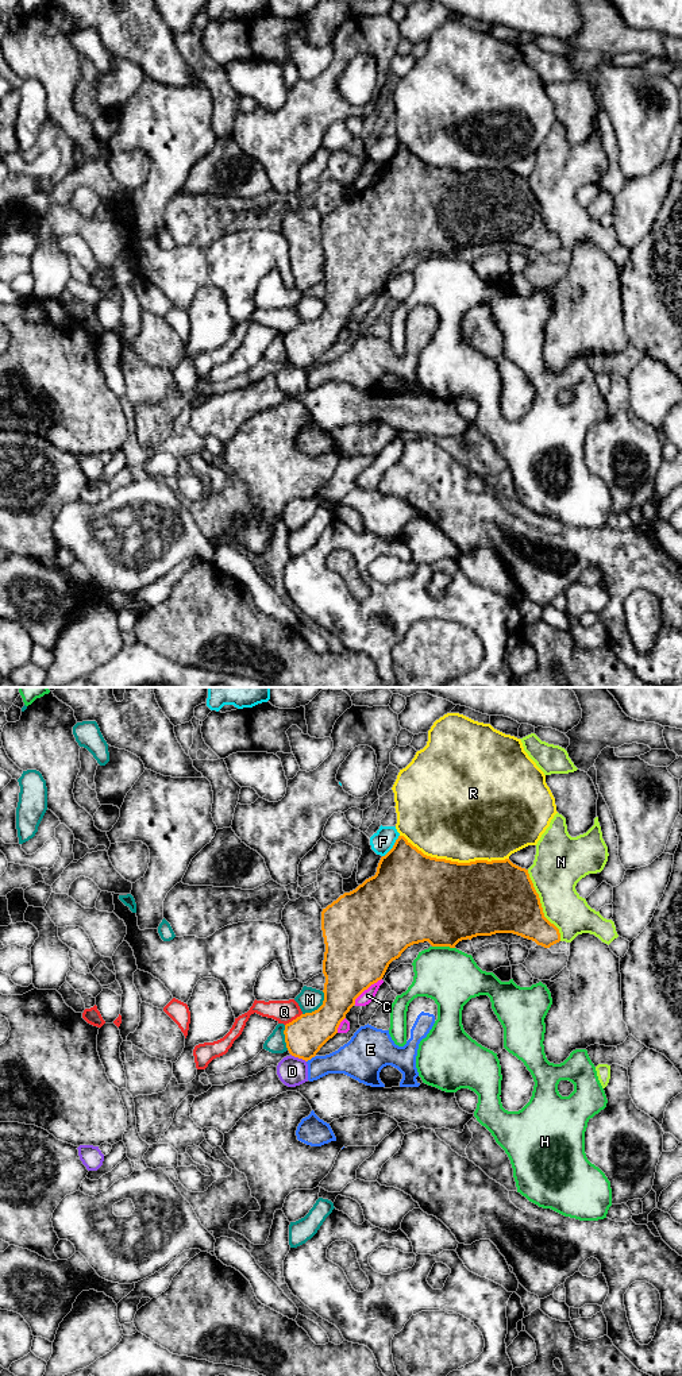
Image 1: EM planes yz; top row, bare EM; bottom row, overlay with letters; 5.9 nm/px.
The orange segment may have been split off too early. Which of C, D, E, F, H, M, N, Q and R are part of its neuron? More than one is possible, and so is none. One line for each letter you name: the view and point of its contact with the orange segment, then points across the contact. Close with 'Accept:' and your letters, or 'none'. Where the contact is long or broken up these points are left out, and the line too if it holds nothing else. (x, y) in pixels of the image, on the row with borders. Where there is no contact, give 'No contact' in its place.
Accept: none

